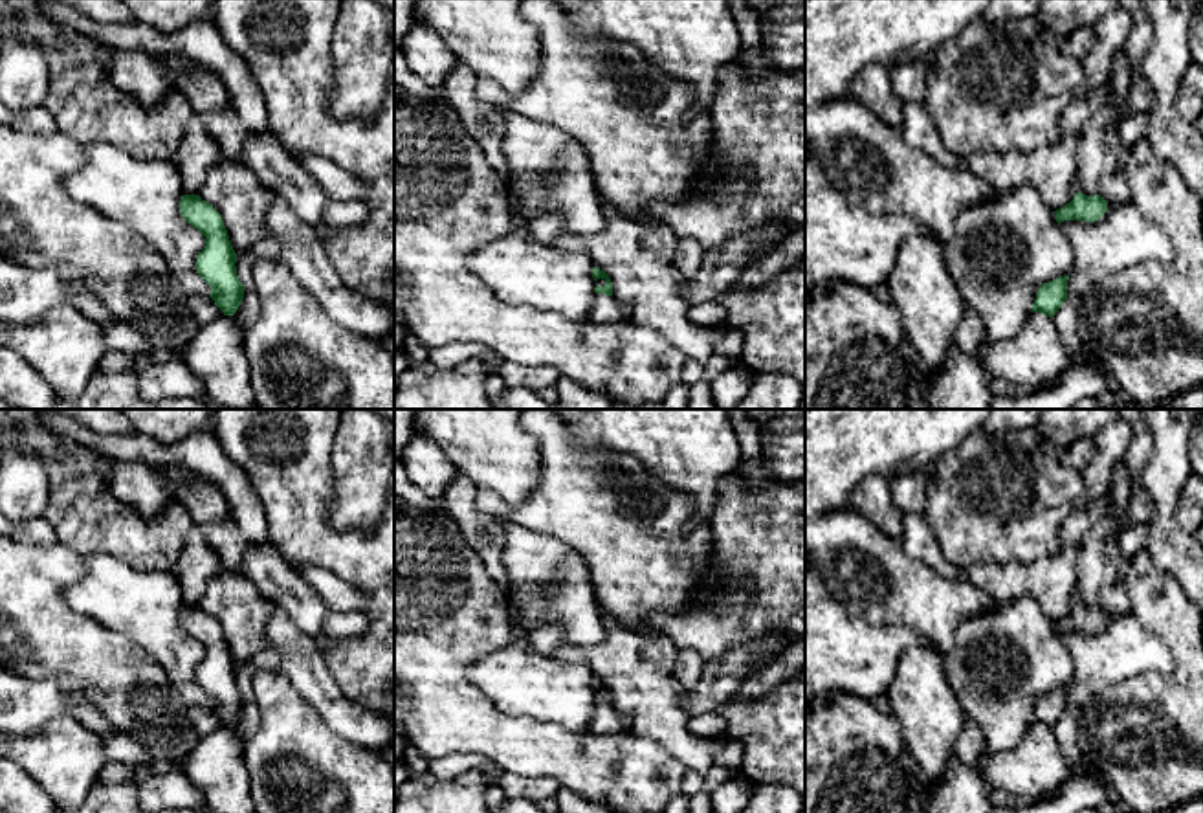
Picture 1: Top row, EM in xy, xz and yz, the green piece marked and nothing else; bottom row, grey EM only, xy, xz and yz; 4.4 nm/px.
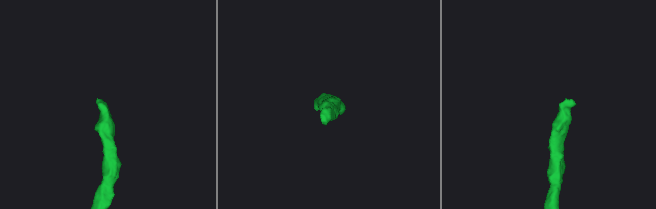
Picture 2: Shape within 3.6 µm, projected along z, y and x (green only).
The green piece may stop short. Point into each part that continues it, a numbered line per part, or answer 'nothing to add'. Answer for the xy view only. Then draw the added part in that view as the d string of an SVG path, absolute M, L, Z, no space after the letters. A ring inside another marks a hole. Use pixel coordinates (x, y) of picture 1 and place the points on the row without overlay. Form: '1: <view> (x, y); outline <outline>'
1: xy (198, 562); outline M193 523L180 558L171 569L180 585L183 606L198 606L209 580L224 571L222 560Z

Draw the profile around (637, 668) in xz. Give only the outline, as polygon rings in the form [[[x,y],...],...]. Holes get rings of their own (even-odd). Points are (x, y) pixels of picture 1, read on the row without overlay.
[[[603,613],[605,639],[572,655],[613,694],[613,707],[631,718],[629,732],[658,741],[686,769],[706,774],[717,745],[690,730],[686,690],[671,677],[677,646]]]

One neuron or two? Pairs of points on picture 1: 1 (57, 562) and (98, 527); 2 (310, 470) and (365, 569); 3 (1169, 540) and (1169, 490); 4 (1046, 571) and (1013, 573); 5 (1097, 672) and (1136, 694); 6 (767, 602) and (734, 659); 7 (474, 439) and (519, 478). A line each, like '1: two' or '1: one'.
1: two
2: one
3: one
4: one
5: two
6: two
7: one

